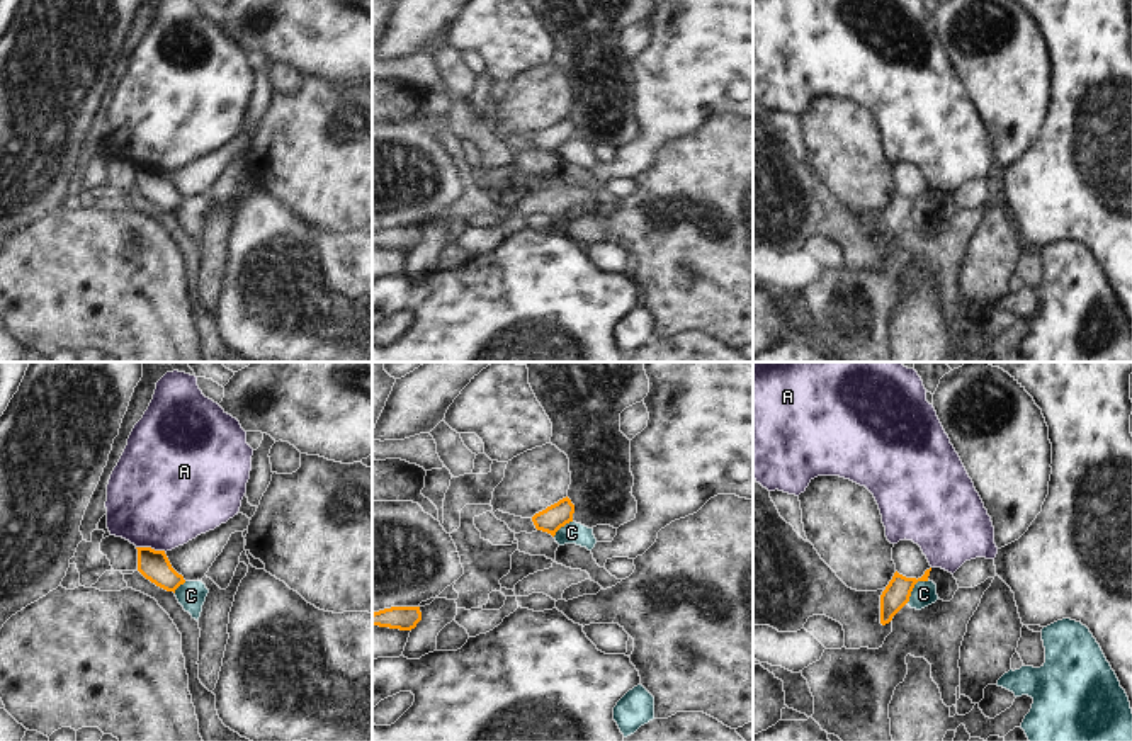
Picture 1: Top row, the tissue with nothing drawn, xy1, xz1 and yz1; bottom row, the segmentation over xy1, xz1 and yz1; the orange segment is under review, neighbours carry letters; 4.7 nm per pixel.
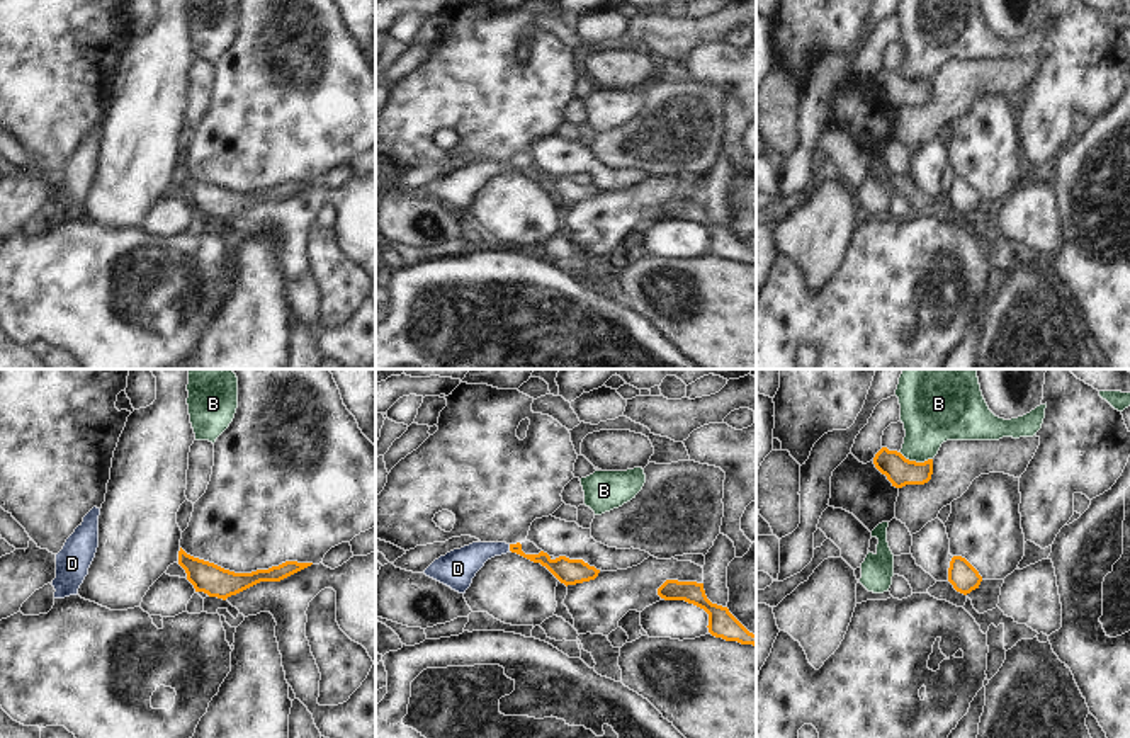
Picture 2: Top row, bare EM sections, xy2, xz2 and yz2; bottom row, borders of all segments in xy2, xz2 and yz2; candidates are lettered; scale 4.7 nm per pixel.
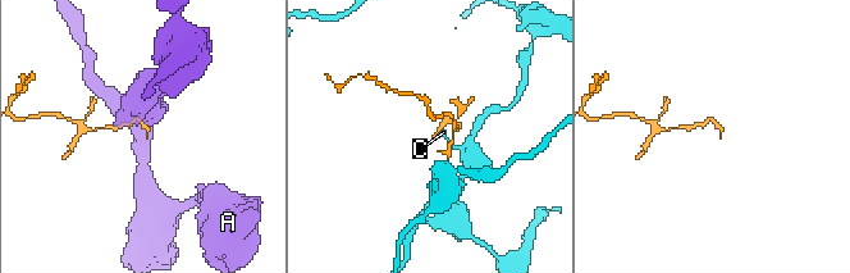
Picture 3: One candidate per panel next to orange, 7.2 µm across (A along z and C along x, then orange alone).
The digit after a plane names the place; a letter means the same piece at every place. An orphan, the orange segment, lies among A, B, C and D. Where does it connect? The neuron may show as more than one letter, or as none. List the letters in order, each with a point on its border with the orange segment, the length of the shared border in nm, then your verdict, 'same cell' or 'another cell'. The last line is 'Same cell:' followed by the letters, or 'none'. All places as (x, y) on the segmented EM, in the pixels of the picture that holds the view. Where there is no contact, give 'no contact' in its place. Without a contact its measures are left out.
A: meets orange in xy1 at (150, 548); contact 150 nm long; another cell
B: meets orange in yz2 at (915, 461); contact 160 nm long; another cell
C: meets orange in yz1 at (913, 587); contact 160 nm long; another cell
D: meets orange in xz2 at (510, 548); contact 30 nm long; same cell
Same cell: D

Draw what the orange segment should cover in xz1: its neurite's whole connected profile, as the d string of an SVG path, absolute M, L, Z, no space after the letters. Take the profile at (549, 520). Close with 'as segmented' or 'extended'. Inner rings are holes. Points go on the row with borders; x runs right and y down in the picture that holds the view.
M566 496L558 503L547 506L546 510L535 513L532 517L532 522L537 530L547 532L554 537L561 527L573 522L573 513L574 513L574 505Z; as segmented

